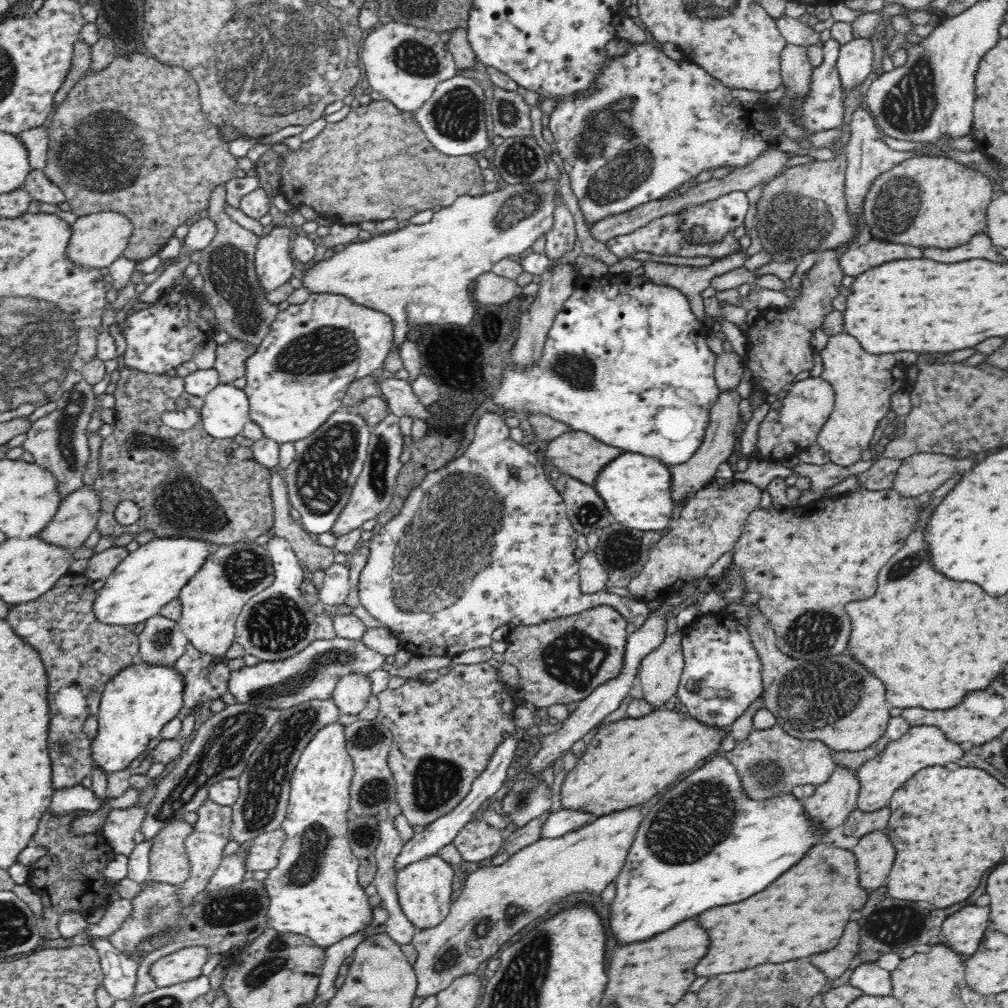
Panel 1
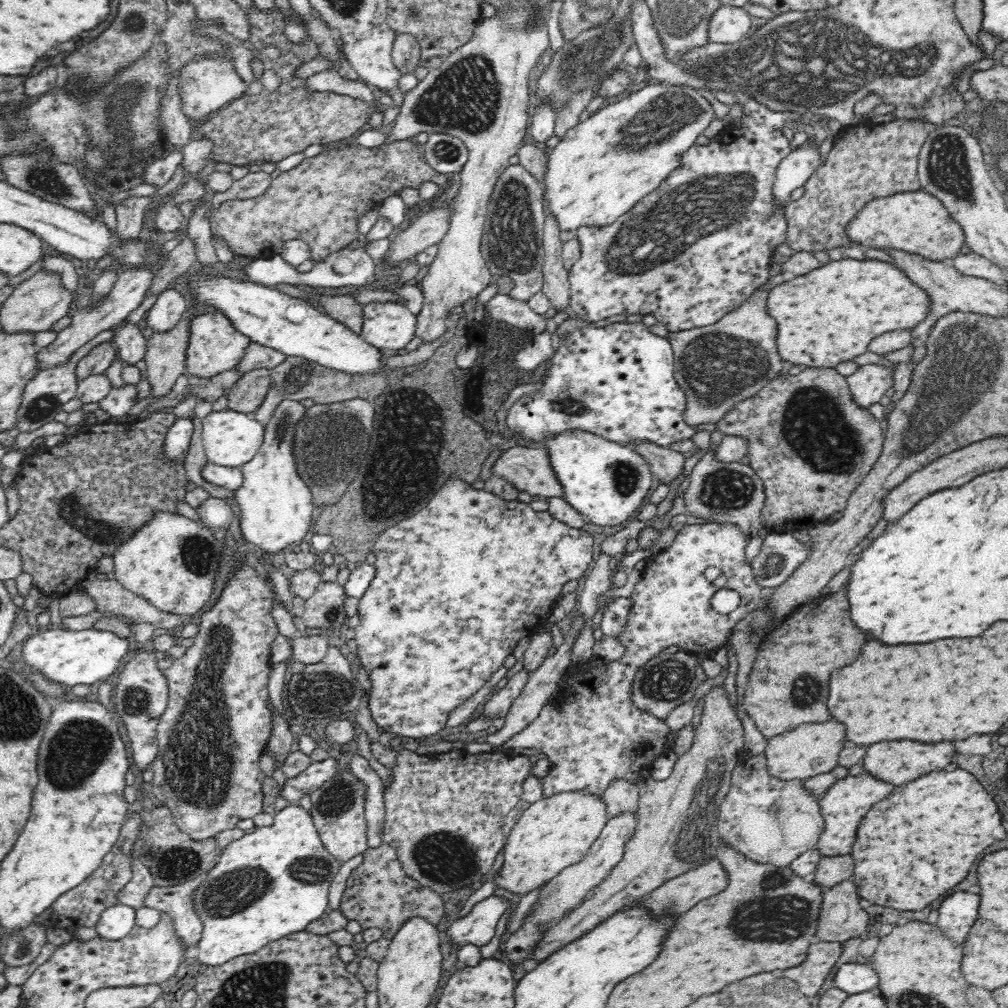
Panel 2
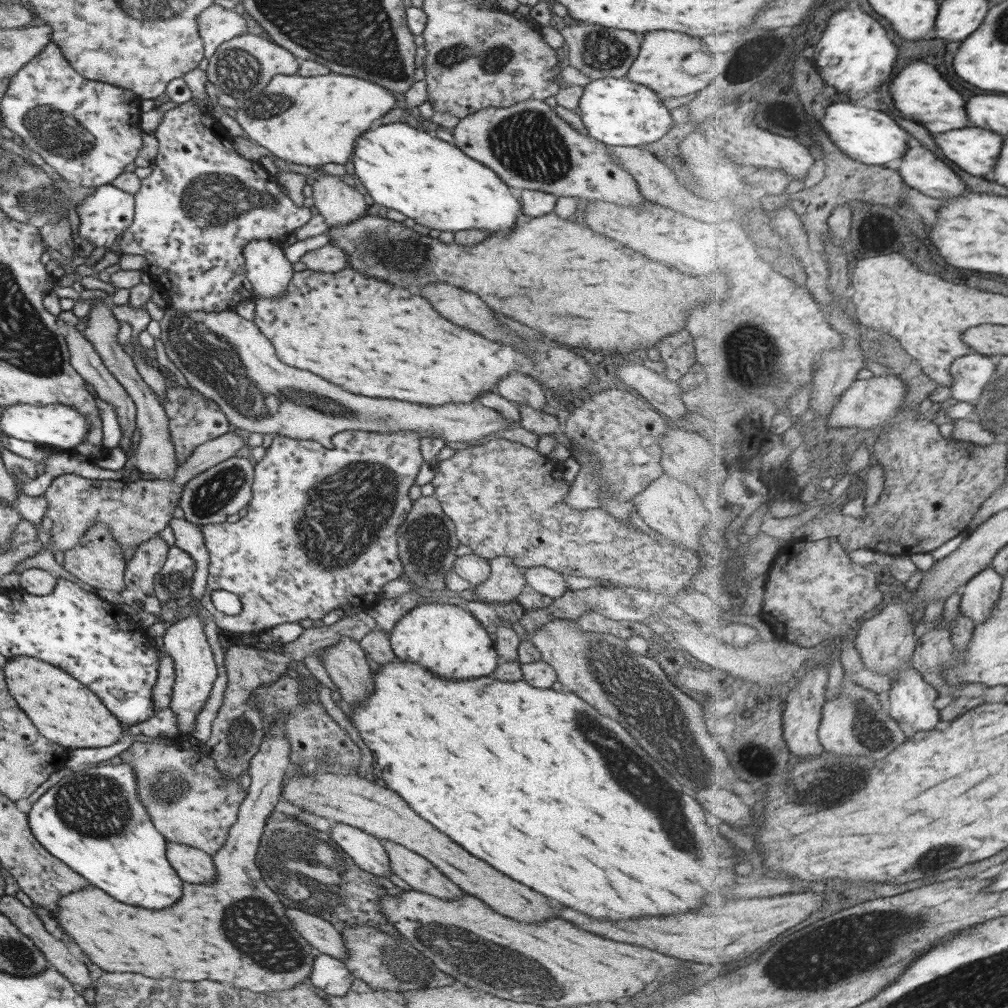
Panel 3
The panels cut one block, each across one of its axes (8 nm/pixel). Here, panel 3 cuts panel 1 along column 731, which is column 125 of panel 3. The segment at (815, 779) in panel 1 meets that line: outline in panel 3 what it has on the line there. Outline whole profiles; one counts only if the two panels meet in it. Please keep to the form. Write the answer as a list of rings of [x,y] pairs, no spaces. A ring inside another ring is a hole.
[[[133,741],[119,756],[123,763],[134,767],[138,799],[144,802],[152,824],[167,841],[192,846],[212,856],[222,848],[248,790],[238,780],[222,776],[206,742],[196,750],[186,750],[180,744]]]

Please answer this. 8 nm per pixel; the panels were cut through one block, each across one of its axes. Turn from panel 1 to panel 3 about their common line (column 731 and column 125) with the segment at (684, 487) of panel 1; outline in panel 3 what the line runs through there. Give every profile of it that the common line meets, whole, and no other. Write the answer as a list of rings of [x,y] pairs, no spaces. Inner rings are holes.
[[[64,310],[57,316],[60,320],[64,320],[68,327],[68,335],[65,338],[68,350],[70,351],[70,364],[73,366],[74,370],[86,380],[87,383],[91,384],[95,388],[95,392],[97,392],[97,399],[104,400],[104,402],[108,402],[108,404],[112,404],[114,406],[114,410],[116,410],[116,414],[118,414],[118,424],[120,424],[120,430],[122,431],[122,439],[120,439],[119,447],[124,450],[124,454],[130,458],[130,444],[132,444],[132,434],[134,434],[134,429],[137,427],[135,425],[136,422],[136,413],[137,408],[135,403],[132,400],[132,397],[126,392],[126,389],[116,378],[106,366],[104,366],[104,362],[96,352],[93,344],[88,342],[84,336],[82,336],[82,332],[77,330],[76,325],[80,322],[80,319],[76,317],[72,310]]]

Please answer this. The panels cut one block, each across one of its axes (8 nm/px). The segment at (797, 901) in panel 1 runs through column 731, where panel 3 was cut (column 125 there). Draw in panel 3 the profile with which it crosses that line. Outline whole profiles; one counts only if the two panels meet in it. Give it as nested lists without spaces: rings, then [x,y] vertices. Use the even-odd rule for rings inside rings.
[[[276,711],[269,736],[264,737],[258,752],[250,760],[249,775],[251,784],[246,798],[240,803],[236,823],[228,831],[228,839],[222,848],[213,856],[216,867],[216,881],[212,884],[184,884],[184,894],[176,906],[162,912],[152,912],[144,908],[126,906],[122,902],[112,900],[108,894],[96,888],[78,890],[60,898],[58,923],[78,946],[90,956],[94,965],[104,968],[106,973],[138,972],[148,978],[168,978],[174,976],[178,980],[200,982],[200,980],[216,980],[226,982],[234,988],[246,988],[250,992],[274,992],[288,990],[304,984],[313,970],[315,958],[320,952],[296,931],[290,917],[284,911],[280,899],[262,880],[260,869],[254,863],[258,854],[260,836],[262,836],[266,819],[280,800],[281,789],[291,768],[290,741],[285,736],[284,720],[286,713]]]

